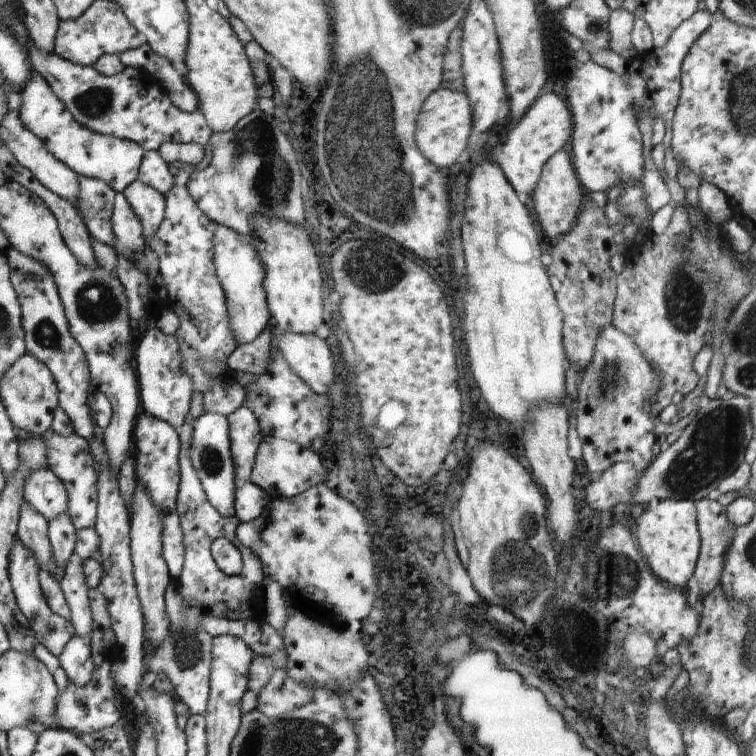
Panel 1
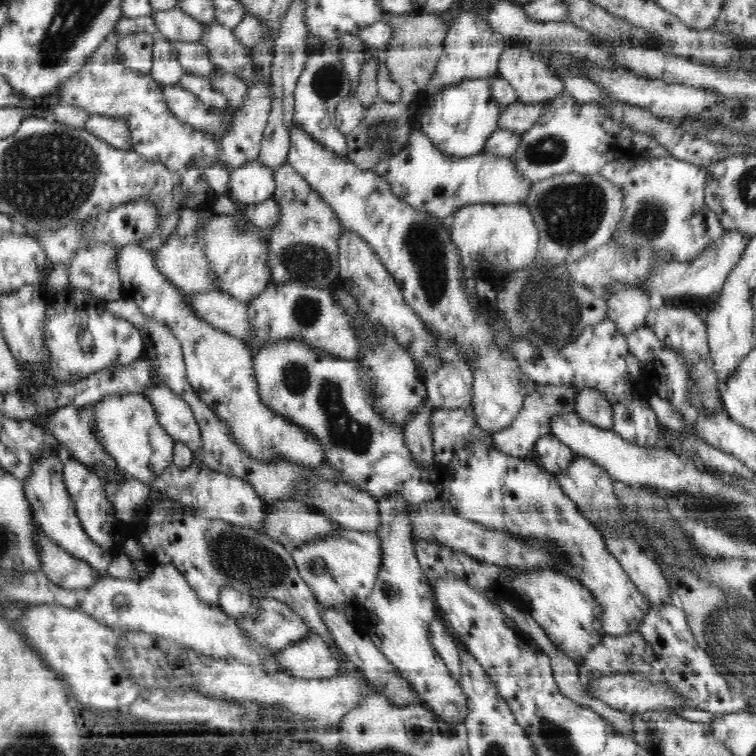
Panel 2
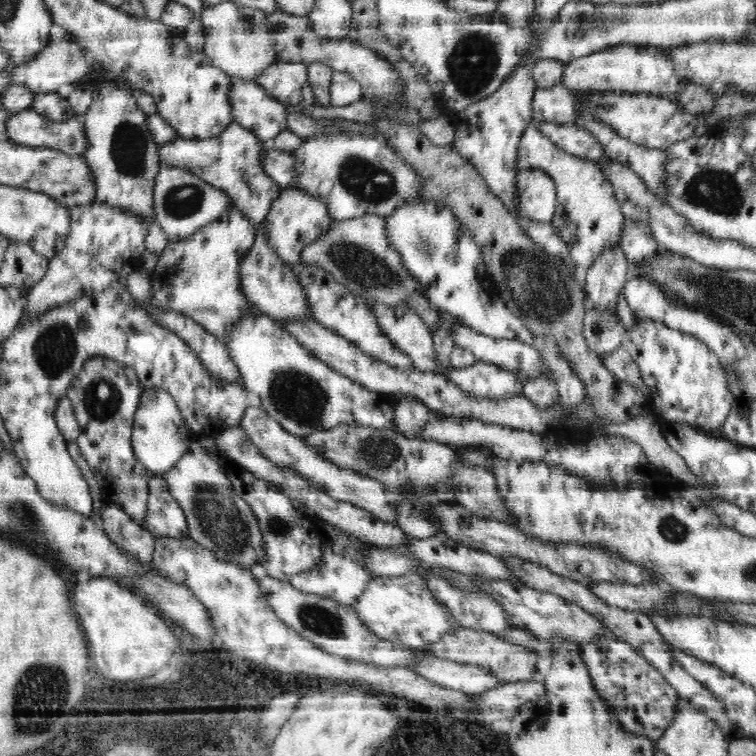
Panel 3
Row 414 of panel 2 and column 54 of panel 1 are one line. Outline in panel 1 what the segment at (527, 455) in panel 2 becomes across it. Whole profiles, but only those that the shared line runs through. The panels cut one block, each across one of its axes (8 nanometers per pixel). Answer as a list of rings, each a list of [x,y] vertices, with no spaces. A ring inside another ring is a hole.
[[[68,513],[50,519],[47,526],[49,541],[53,550],[53,561],[63,569],[70,555],[74,553],[77,528],[72,524]]]

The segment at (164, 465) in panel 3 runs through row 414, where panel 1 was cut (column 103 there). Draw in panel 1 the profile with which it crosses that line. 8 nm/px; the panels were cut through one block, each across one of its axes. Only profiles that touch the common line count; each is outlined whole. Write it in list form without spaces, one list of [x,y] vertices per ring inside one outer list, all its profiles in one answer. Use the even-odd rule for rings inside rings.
[[[32,71],[29,81],[20,90],[21,107],[19,117],[23,125],[33,132],[45,145],[47,151],[77,175],[94,177],[109,184],[115,193],[123,190],[137,178],[145,150],[131,140],[92,132],[78,124],[63,102],[52,92],[50,85]]]

